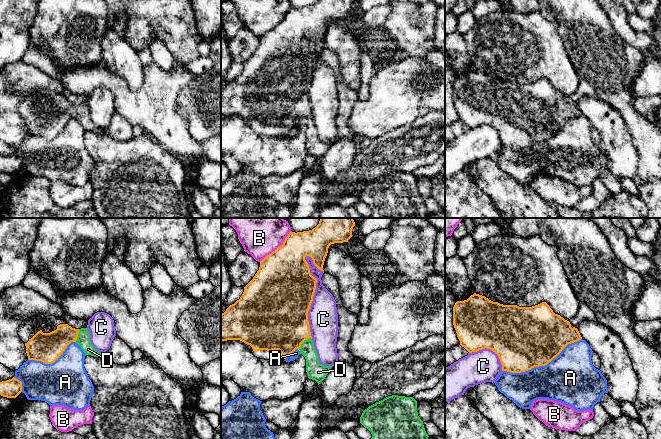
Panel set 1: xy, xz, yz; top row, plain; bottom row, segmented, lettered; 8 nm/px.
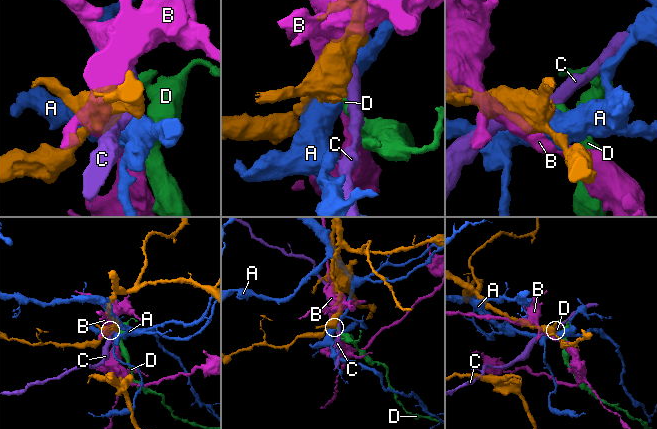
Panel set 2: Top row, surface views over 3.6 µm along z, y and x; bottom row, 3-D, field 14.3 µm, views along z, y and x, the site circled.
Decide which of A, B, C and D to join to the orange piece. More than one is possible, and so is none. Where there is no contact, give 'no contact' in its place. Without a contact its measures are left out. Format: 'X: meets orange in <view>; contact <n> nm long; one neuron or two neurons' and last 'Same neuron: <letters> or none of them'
A: meets orange in yz; contact 700 nm long; two neurons
B: meets orange in xz; contact 360 nm long; two neurons
C: meets orange in xz; contact 650 nm long; two neurons
D: meets orange in xz; contact 150 nm long; one neuron
Same neuron: D

